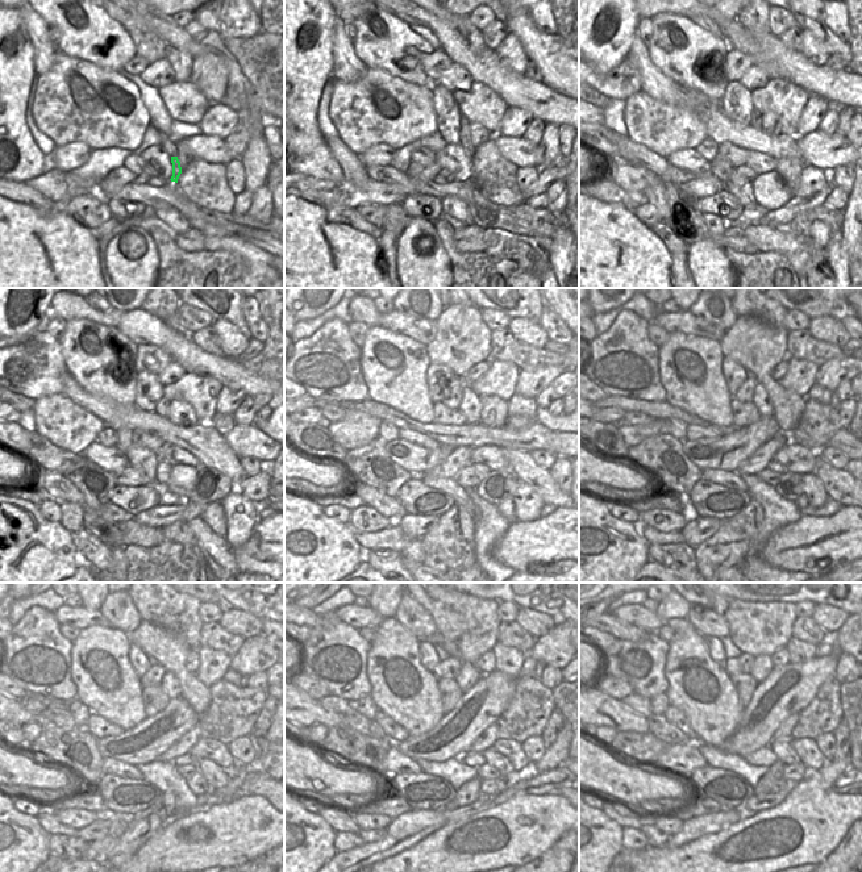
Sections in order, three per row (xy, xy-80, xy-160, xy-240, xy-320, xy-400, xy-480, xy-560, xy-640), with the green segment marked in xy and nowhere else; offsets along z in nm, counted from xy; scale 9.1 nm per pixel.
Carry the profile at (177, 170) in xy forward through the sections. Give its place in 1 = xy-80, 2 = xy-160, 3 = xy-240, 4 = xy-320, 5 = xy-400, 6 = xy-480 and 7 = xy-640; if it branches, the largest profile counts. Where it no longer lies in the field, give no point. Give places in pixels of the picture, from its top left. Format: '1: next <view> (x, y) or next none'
1: next xy-80 (465, 134)
2: next xy-160 (756, 119)
3: next xy-240 (163, 404)
4: next xy-320 (453, 392)
5: next xy-400 (745, 393)
6: next xy-480 (153, 676)
7: next xy-640 (741, 664)

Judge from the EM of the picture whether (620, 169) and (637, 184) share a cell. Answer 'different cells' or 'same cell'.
same cell

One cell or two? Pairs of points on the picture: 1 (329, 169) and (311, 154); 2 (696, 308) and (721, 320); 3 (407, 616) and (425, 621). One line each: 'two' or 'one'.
1: one
2: one
3: one

